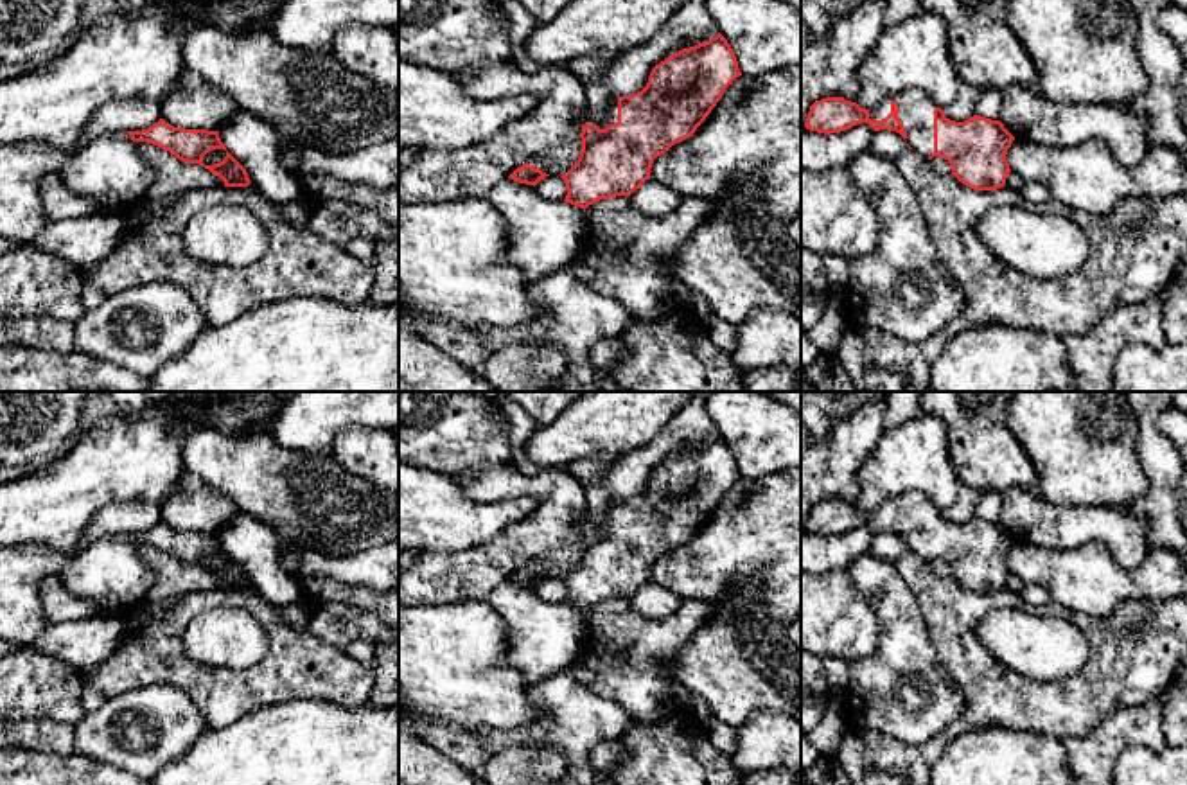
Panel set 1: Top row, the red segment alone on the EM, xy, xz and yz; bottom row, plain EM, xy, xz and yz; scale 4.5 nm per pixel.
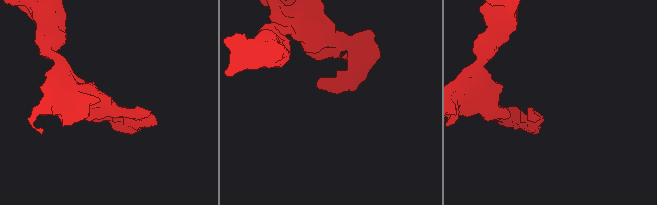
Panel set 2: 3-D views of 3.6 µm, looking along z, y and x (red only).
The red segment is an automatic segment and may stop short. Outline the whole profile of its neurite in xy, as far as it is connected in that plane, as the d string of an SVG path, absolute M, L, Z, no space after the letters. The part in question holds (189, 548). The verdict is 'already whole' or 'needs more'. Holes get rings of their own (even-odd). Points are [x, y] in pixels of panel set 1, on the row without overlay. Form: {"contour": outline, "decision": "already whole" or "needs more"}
{"contour": "M160 521L147 532L127 534L127 537L133 544L158 548L181 564L199 566L212 577L219 578L224 584L224 589L248 589L251 586L246 571L226 553L219 541L219 534L181 532ZM214 551L224 551L224 562L214 568L205 568L203 559Z", "decision": "already whole"}

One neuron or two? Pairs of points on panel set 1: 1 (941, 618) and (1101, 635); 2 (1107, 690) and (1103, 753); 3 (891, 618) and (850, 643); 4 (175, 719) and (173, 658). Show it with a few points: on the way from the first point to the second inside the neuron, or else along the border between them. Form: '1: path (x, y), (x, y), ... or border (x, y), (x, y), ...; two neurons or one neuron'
1: path (983, 667), (1010, 694), (1069, 694), (1080, 683); one neuron
2: border (1144, 703), (1110, 714), (1083, 737), (1067, 739); two neurons
3: border (859, 590), (875, 615), (877, 645), (852, 661); two neurons
4: border (131, 688), (182, 688), (203, 715); two neurons

